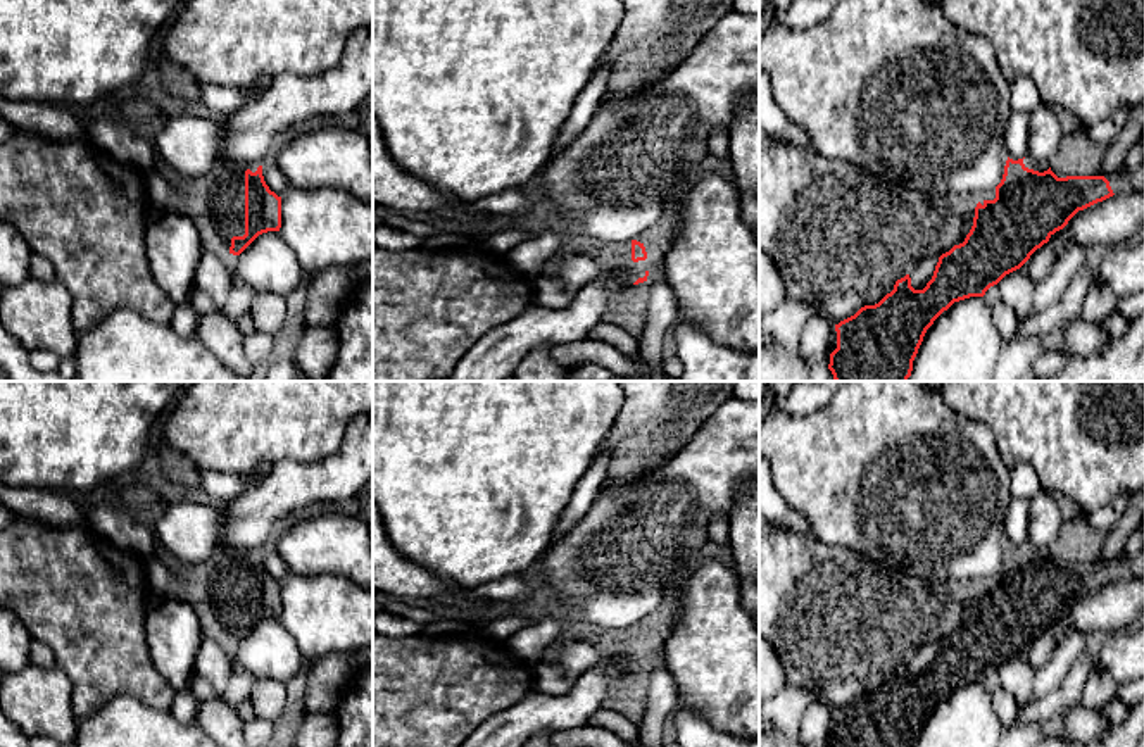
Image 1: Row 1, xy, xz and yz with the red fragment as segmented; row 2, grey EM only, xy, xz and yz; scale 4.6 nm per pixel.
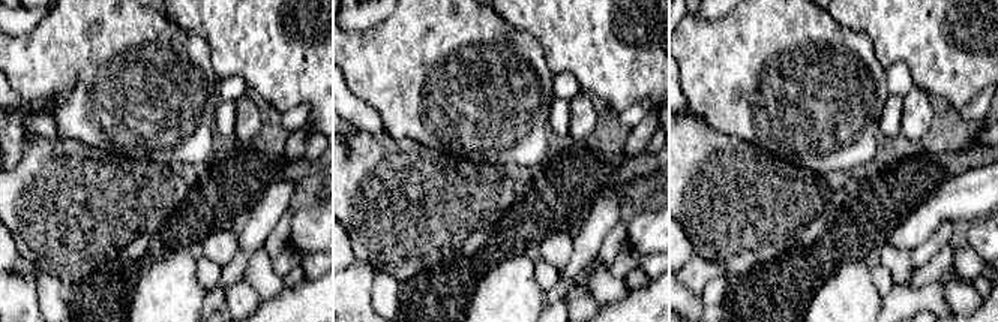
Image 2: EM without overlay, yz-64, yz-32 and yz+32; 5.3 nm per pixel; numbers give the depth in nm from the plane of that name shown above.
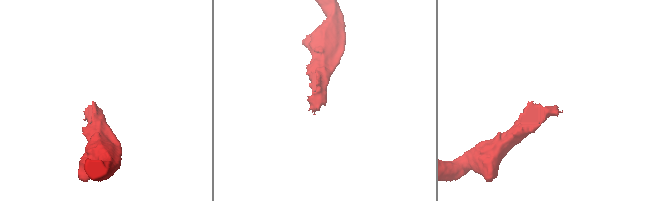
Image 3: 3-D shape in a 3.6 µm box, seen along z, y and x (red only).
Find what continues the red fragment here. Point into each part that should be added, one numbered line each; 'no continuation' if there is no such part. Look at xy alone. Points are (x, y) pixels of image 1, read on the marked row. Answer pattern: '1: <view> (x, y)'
1: xy (214, 200)

